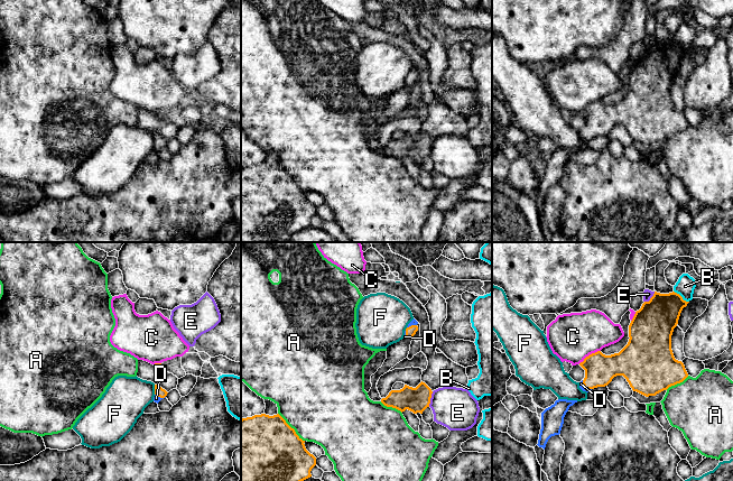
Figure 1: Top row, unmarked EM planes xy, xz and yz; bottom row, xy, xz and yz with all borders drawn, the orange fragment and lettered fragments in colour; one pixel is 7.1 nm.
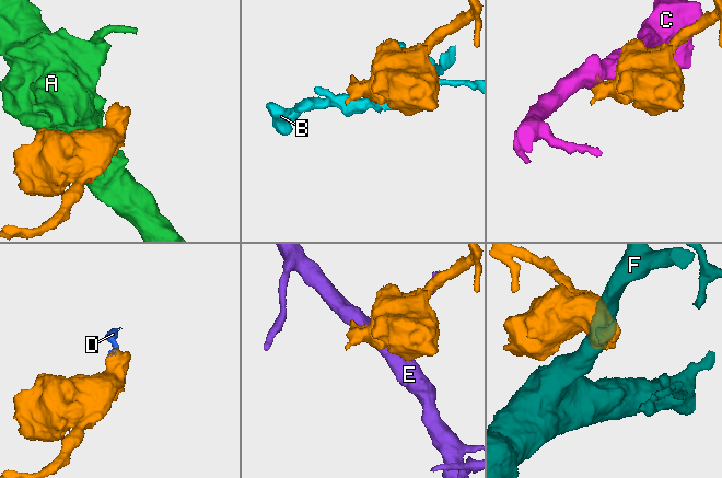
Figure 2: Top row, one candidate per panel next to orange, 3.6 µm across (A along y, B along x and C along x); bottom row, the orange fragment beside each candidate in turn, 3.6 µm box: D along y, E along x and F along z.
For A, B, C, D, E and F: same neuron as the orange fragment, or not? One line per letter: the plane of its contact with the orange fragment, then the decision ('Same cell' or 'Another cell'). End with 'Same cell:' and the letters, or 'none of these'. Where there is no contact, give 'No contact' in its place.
A: Touches orange in xz. Another cell
B: Touches orange in yz. Another cell
C: Touches orange in yz. Another cell
D: Touches orange in yz. Same cell
E: Touches orange in xz. Another cell
F: Touches orange in xy. Another cell
Same cell: D

